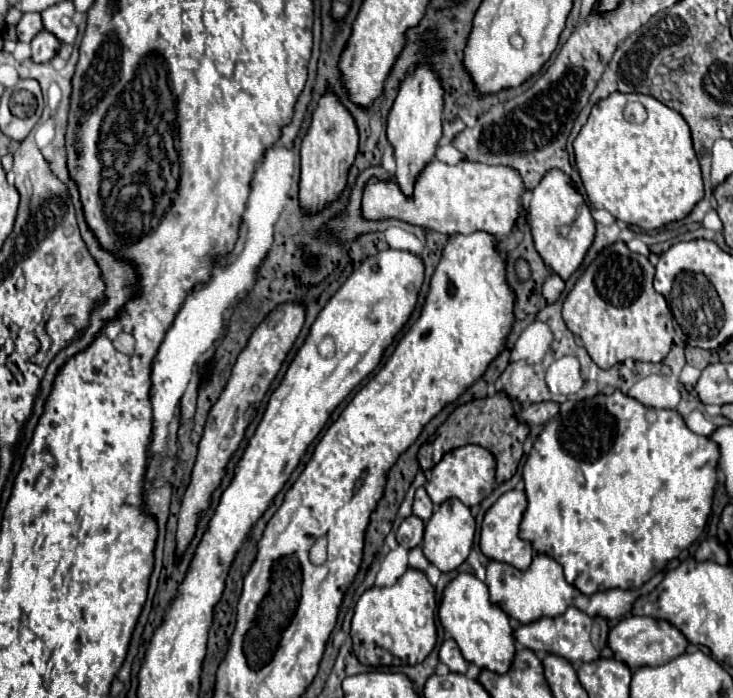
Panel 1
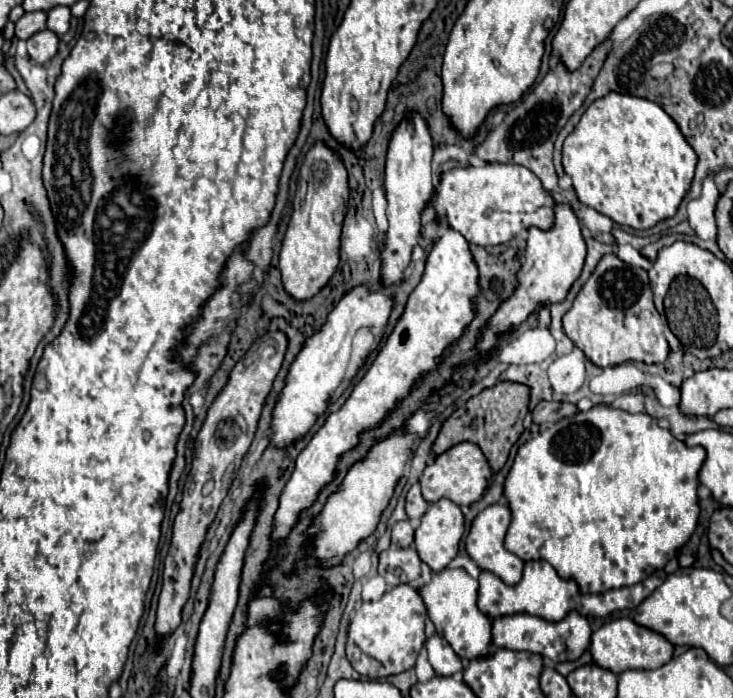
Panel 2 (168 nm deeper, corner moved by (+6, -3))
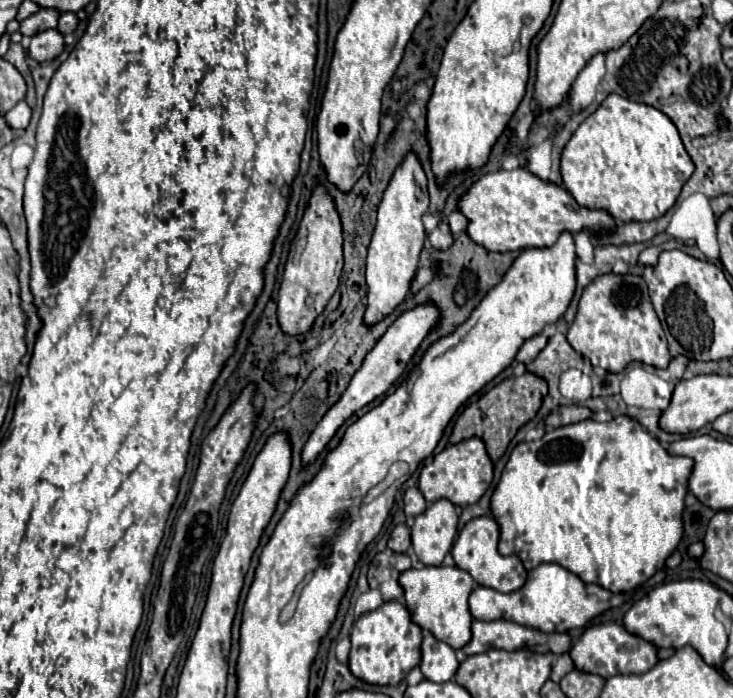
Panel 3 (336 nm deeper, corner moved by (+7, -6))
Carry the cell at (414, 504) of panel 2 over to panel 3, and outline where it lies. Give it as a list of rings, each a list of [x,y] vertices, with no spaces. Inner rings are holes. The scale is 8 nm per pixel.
[[[412,486],[412,488],[408,488],[404,492],[404,512],[406,512],[408,518],[418,516],[420,512],[424,512],[426,506],[428,506],[428,502],[426,502],[426,498],[422,496],[422,492],[416,486]]]

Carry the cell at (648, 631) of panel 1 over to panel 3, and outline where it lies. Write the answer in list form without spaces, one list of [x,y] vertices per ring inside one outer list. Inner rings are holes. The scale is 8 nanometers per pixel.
[[[614,622],[586,628],[584,634],[572,644],[570,658],[576,670],[598,674],[602,678],[612,678],[618,674],[642,674],[648,672],[658,662],[656,648],[650,642],[626,632],[622,624],[614,624]]]

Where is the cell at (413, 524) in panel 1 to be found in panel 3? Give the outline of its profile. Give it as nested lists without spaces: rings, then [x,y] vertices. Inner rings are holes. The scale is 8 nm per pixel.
[[[398,524],[388,540],[388,548],[394,552],[406,552],[410,548],[410,530],[406,524]]]

